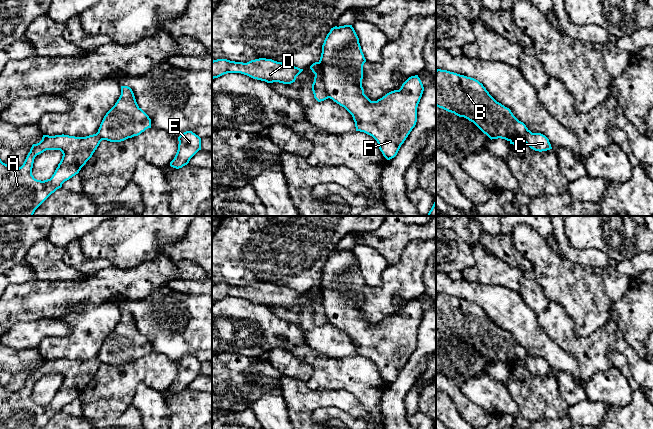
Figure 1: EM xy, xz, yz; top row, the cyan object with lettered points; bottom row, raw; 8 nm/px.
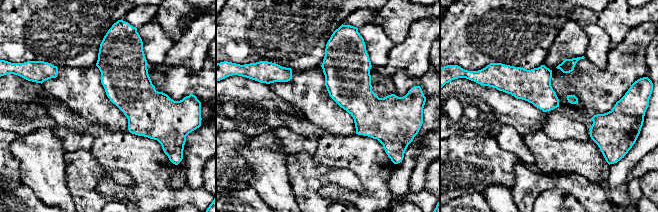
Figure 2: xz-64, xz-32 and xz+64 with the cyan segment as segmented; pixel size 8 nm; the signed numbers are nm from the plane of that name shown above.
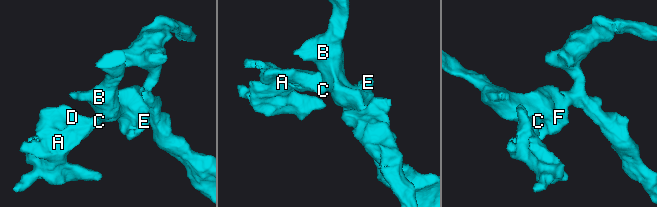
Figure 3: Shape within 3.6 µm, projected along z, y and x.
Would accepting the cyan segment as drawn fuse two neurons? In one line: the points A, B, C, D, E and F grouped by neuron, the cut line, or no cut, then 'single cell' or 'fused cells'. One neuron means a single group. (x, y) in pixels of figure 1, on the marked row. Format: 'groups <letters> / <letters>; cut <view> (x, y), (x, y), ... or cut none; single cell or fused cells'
groups A C D / B E F; cut xz (318, 62), (325, 91), (329, 97); fused cells

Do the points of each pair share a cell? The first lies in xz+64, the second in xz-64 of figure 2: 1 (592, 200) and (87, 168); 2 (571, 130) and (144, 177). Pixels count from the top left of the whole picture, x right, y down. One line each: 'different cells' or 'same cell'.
1: same cell
2: different cells

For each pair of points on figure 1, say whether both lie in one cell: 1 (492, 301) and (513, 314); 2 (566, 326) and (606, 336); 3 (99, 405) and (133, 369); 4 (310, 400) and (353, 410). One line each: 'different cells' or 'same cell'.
1: same cell
2: same cell
3: same cell
4: same cell

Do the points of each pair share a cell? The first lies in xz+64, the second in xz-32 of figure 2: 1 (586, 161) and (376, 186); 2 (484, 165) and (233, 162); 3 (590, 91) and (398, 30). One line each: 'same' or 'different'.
1: same
2: same
3: different

